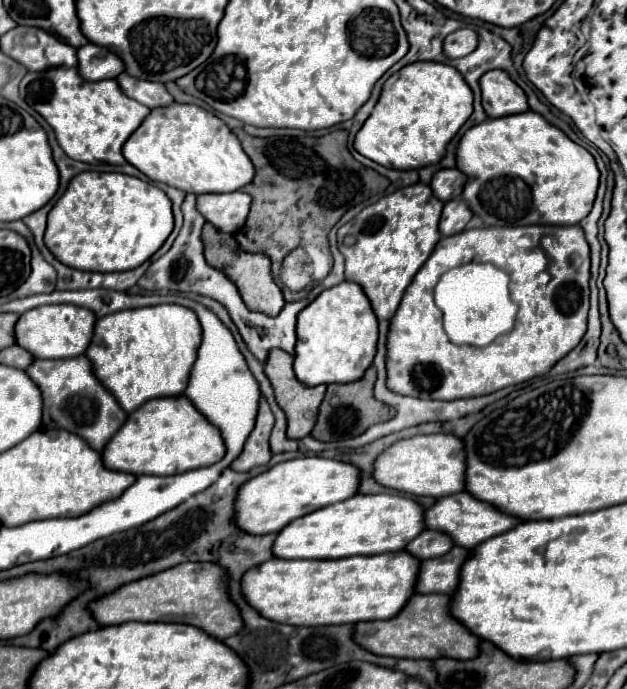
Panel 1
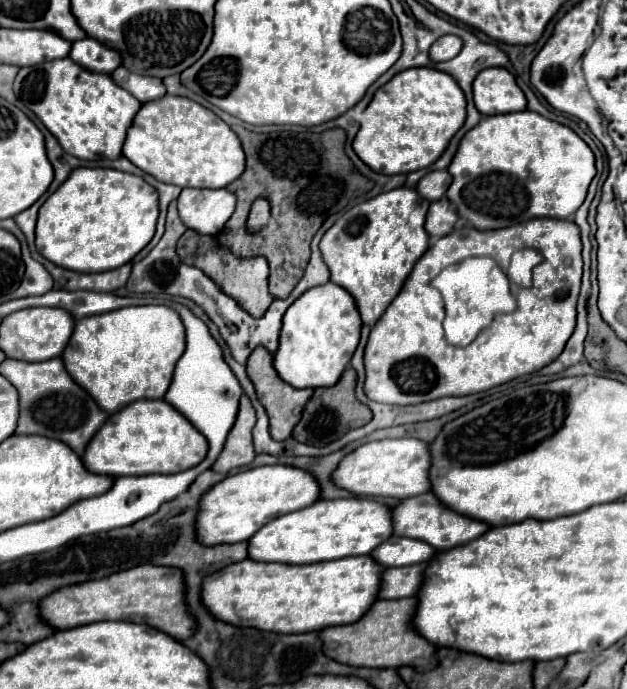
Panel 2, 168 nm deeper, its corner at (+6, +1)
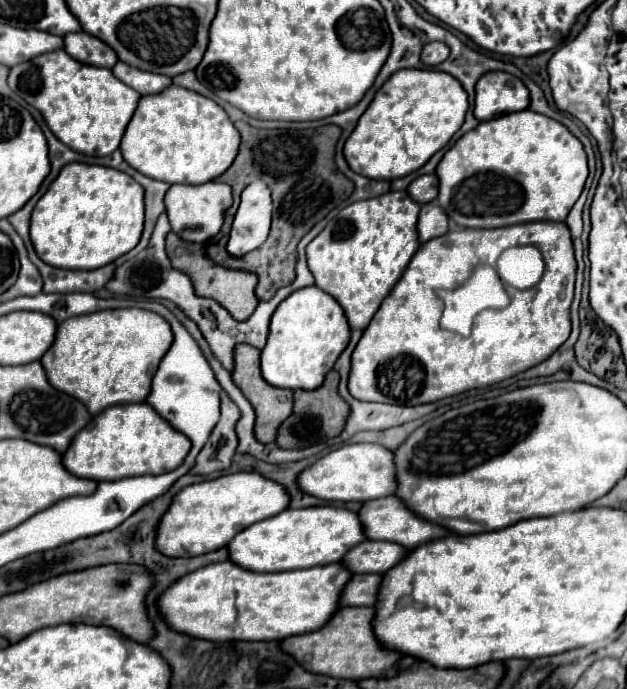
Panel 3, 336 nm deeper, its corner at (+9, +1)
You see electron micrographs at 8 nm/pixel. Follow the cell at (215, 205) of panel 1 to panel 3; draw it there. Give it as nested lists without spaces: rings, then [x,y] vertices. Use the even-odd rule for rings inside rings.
[[[204,183],[204,185],[172,185],[164,199],[166,213],[172,225],[172,231],[186,241],[202,243],[214,237],[224,219],[224,211],[232,205],[232,189],[226,183]]]

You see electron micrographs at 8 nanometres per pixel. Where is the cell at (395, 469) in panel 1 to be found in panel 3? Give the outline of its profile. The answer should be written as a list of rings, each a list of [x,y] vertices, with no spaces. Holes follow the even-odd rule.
[[[354,443],[330,451],[312,467],[304,469],[298,477],[304,493],[316,495],[326,501],[368,501],[396,493],[396,463],[392,463],[392,449],[378,443]]]

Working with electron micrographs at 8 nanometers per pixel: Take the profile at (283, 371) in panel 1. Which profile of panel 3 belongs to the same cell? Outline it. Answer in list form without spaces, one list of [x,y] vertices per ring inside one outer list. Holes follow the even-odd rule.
[[[242,343],[242,345],[236,345],[234,349],[234,383],[244,391],[246,399],[252,403],[254,411],[256,411],[256,425],[254,425],[254,433],[256,433],[256,439],[260,443],[272,443],[276,441],[276,433],[278,433],[278,427],[282,425],[282,421],[286,421],[292,413],[292,403],[294,403],[294,391],[292,389],[278,389],[278,387],[272,387],[264,381],[262,373],[260,373],[260,351],[248,343]]]

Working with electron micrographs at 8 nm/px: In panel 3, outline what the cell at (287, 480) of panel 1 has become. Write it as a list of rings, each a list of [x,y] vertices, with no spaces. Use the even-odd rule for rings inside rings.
[[[230,473],[212,481],[202,481],[196,485],[184,487],[172,501],[170,509],[160,521],[156,547],[170,557],[196,557],[222,549],[232,541],[232,537],[246,527],[274,517],[288,509],[288,495],[280,483],[264,479],[264,475],[252,473]]]

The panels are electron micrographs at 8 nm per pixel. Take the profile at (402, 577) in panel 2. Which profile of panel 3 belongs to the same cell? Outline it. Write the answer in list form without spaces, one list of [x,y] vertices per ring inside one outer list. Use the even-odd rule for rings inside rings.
[[[354,575],[342,593],[342,607],[374,607],[382,575]]]

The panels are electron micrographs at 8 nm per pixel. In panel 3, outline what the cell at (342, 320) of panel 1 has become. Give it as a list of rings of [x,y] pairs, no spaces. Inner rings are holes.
[[[318,287],[294,291],[280,303],[270,321],[268,343],[262,349],[262,375],[274,387],[284,389],[318,389],[326,373],[334,367],[340,353],[350,341],[350,327],[344,309],[332,295]]]

